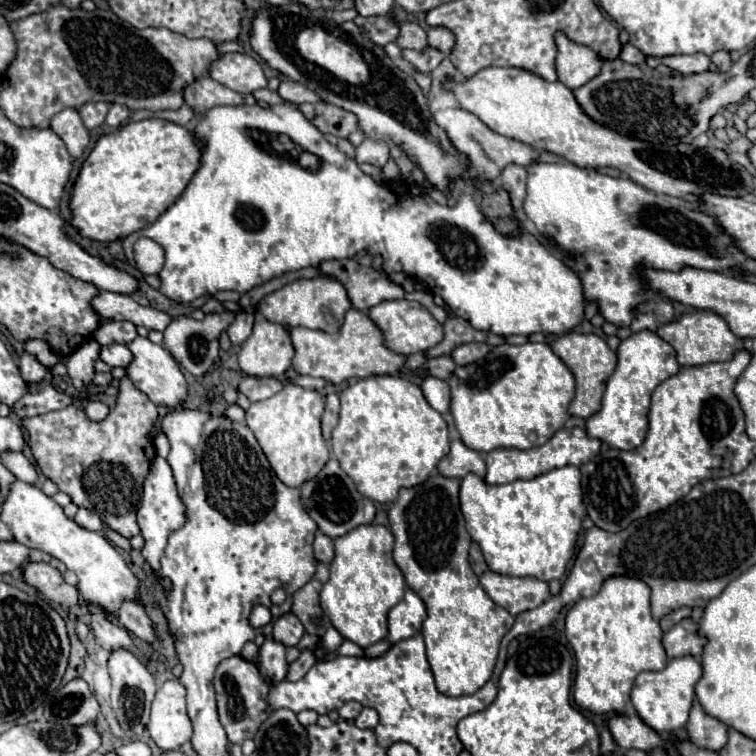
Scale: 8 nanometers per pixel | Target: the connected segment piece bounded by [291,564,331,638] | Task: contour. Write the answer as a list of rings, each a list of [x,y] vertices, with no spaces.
[[[319,564],[315,576],[293,594],[293,608],[291,612],[301,620],[301,624],[305,626],[307,634],[313,636],[323,636],[327,632],[327,628],[331,628],[329,618],[323,614],[321,606],[319,606],[319,592],[321,586],[329,580],[329,566],[327,564]]]

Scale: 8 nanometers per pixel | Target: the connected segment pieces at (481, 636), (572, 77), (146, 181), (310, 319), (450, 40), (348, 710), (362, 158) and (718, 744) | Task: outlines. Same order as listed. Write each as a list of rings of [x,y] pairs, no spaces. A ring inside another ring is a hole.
[[[431,474],[423,484],[415,488],[403,488],[399,498],[389,510],[391,532],[395,536],[393,560],[405,576],[407,586],[421,596],[427,606],[427,620],[423,622],[423,636],[427,646],[427,660],[431,664],[437,690],[445,696],[475,694],[491,678],[501,638],[513,626],[515,618],[501,606],[497,606],[479,586],[477,576],[469,566],[471,536],[465,530],[465,520],[459,510],[459,480]]]
[[[561,32],[557,34],[557,48],[557,76],[567,88],[575,90],[599,74],[601,58],[591,48],[567,40]]]
[[[141,120],[129,122],[117,132],[103,134],[87,160],[77,174],[73,188],[71,188],[71,226],[79,232],[79,236],[97,240],[97,242],[113,242],[125,238],[149,224],[153,224],[185,190],[193,172],[199,166],[201,148],[199,142],[191,136],[191,132],[183,126],[177,126],[167,120]]]
[[[327,276],[299,278],[299,280],[279,288],[279,290],[275,290],[273,294],[265,296],[259,302],[259,314],[263,314],[271,322],[285,324],[285,326],[305,326],[305,328],[323,330],[323,332],[335,332],[341,326],[343,316],[349,308],[351,308],[351,302],[347,298],[345,288],[337,280],[331,280]],[[325,308],[331,310],[331,316],[335,322],[327,322]]]
[[[429,28],[427,42],[429,46],[439,48],[443,54],[451,54],[451,48],[455,48],[455,36],[447,28]]]
[[[347,702],[347,704],[343,704],[343,708],[338,710],[339,716],[348,721],[355,720],[359,716],[359,712],[361,712],[361,708],[357,708],[357,702]]]
[[[365,138],[363,144],[357,148],[355,160],[359,164],[369,162],[369,164],[381,168],[389,160],[389,144],[385,140],[379,140],[379,138]]]
[[[695,700],[691,706],[687,730],[689,730],[689,740],[699,748],[721,750],[727,742],[727,726],[721,720],[709,716],[699,704],[699,700]]]

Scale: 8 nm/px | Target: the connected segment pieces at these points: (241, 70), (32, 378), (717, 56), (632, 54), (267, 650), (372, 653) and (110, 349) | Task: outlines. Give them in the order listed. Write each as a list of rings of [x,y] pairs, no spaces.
[[[241,52],[219,54],[219,58],[209,66],[209,76],[239,94],[251,94],[253,90],[267,86],[261,66]]]
[[[21,352],[19,356],[17,356],[19,360],[19,370],[21,370],[21,376],[29,382],[29,384],[33,384],[33,382],[39,382],[39,380],[43,380],[45,376],[47,376],[47,368],[37,360],[37,356],[35,354],[29,354],[29,352]]]
[[[715,52],[713,56],[711,56],[711,60],[713,60],[713,64],[719,68],[719,72],[729,72],[729,68],[731,68],[731,58],[729,58],[729,54],[727,52]]]
[[[625,44],[623,50],[621,50],[621,56],[619,56],[623,62],[627,64],[643,64],[645,62],[645,54],[639,52],[635,46],[631,44]]]
[[[267,636],[259,648],[259,672],[267,682],[281,682],[287,678],[289,664],[285,660],[285,646],[271,636]]]
[[[381,640],[381,642],[377,642],[377,644],[373,644],[373,646],[369,646],[367,650],[365,650],[365,656],[367,658],[379,658],[379,656],[383,656],[387,650],[389,650],[389,642],[387,640]]]
[[[109,344],[109,346],[101,346],[101,354],[99,358],[109,364],[111,368],[113,366],[127,366],[131,362],[131,352],[125,344]]]

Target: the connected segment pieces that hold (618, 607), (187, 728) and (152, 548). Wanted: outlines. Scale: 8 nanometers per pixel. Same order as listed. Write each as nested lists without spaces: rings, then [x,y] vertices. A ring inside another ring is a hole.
[[[611,576],[591,598],[577,600],[565,616],[565,636],[573,646],[577,674],[573,684],[575,704],[593,714],[625,712],[633,680],[643,670],[661,670],[667,654],[661,644],[663,630],[651,616],[651,590],[643,580]]]
[[[167,680],[151,704],[147,732],[153,742],[165,750],[179,750],[191,738],[191,722],[185,708],[185,688],[179,680]]]
[[[155,456],[151,460],[151,468],[149,474],[143,482],[143,502],[137,510],[137,524],[141,528],[141,536],[145,540],[145,546],[141,548],[141,556],[145,558],[145,562],[151,566],[153,572],[159,570],[159,560],[163,556],[163,550],[167,546],[167,538],[173,532],[173,528],[181,528],[187,520],[185,516],[187,508],[183,508],[183,500],[175,488],[175,478],[171,472],[171,466],[167,464],[165,458]]]

